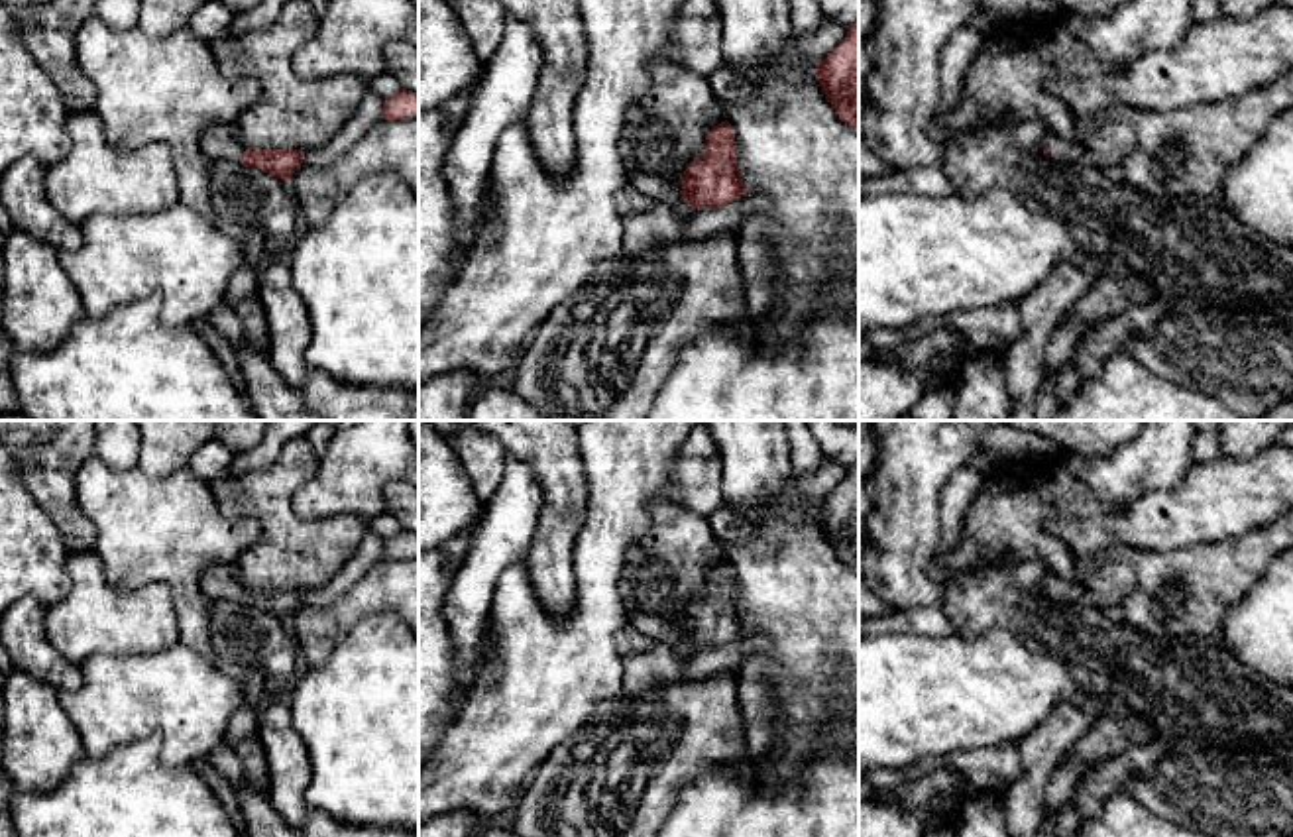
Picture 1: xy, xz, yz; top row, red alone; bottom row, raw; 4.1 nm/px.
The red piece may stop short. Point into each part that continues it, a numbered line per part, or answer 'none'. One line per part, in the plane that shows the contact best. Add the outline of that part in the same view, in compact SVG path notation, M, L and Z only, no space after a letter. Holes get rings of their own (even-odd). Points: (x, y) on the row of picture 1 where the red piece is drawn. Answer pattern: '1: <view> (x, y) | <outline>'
1: xy (217, 144) | M212 124L202 132L200 151L208 161L242 163L246 145L236 140L226 124Z

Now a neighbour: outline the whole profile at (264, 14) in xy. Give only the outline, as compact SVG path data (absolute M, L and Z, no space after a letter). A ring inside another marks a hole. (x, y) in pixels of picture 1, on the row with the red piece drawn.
M259 0L252 10L236 14L230 35L240 37L252 31L265 31L281 14L281 4L289 0Z

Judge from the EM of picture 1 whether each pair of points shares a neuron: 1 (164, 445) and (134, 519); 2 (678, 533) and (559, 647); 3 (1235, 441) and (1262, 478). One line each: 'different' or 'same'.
1: different
2: different
3: different

